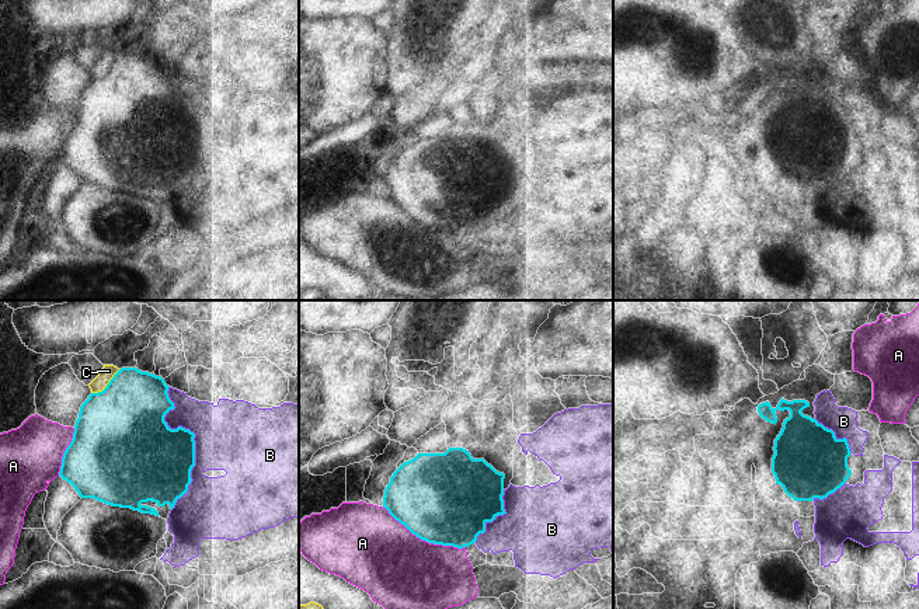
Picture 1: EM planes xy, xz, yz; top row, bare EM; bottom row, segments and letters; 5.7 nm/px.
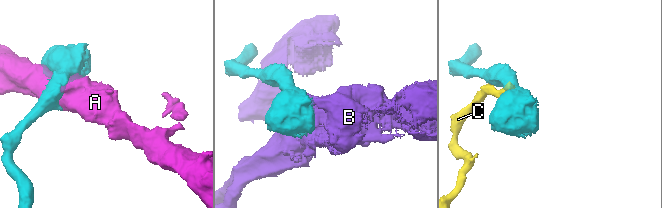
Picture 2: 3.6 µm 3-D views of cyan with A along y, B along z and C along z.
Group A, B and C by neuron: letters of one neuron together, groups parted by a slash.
A / B / C

